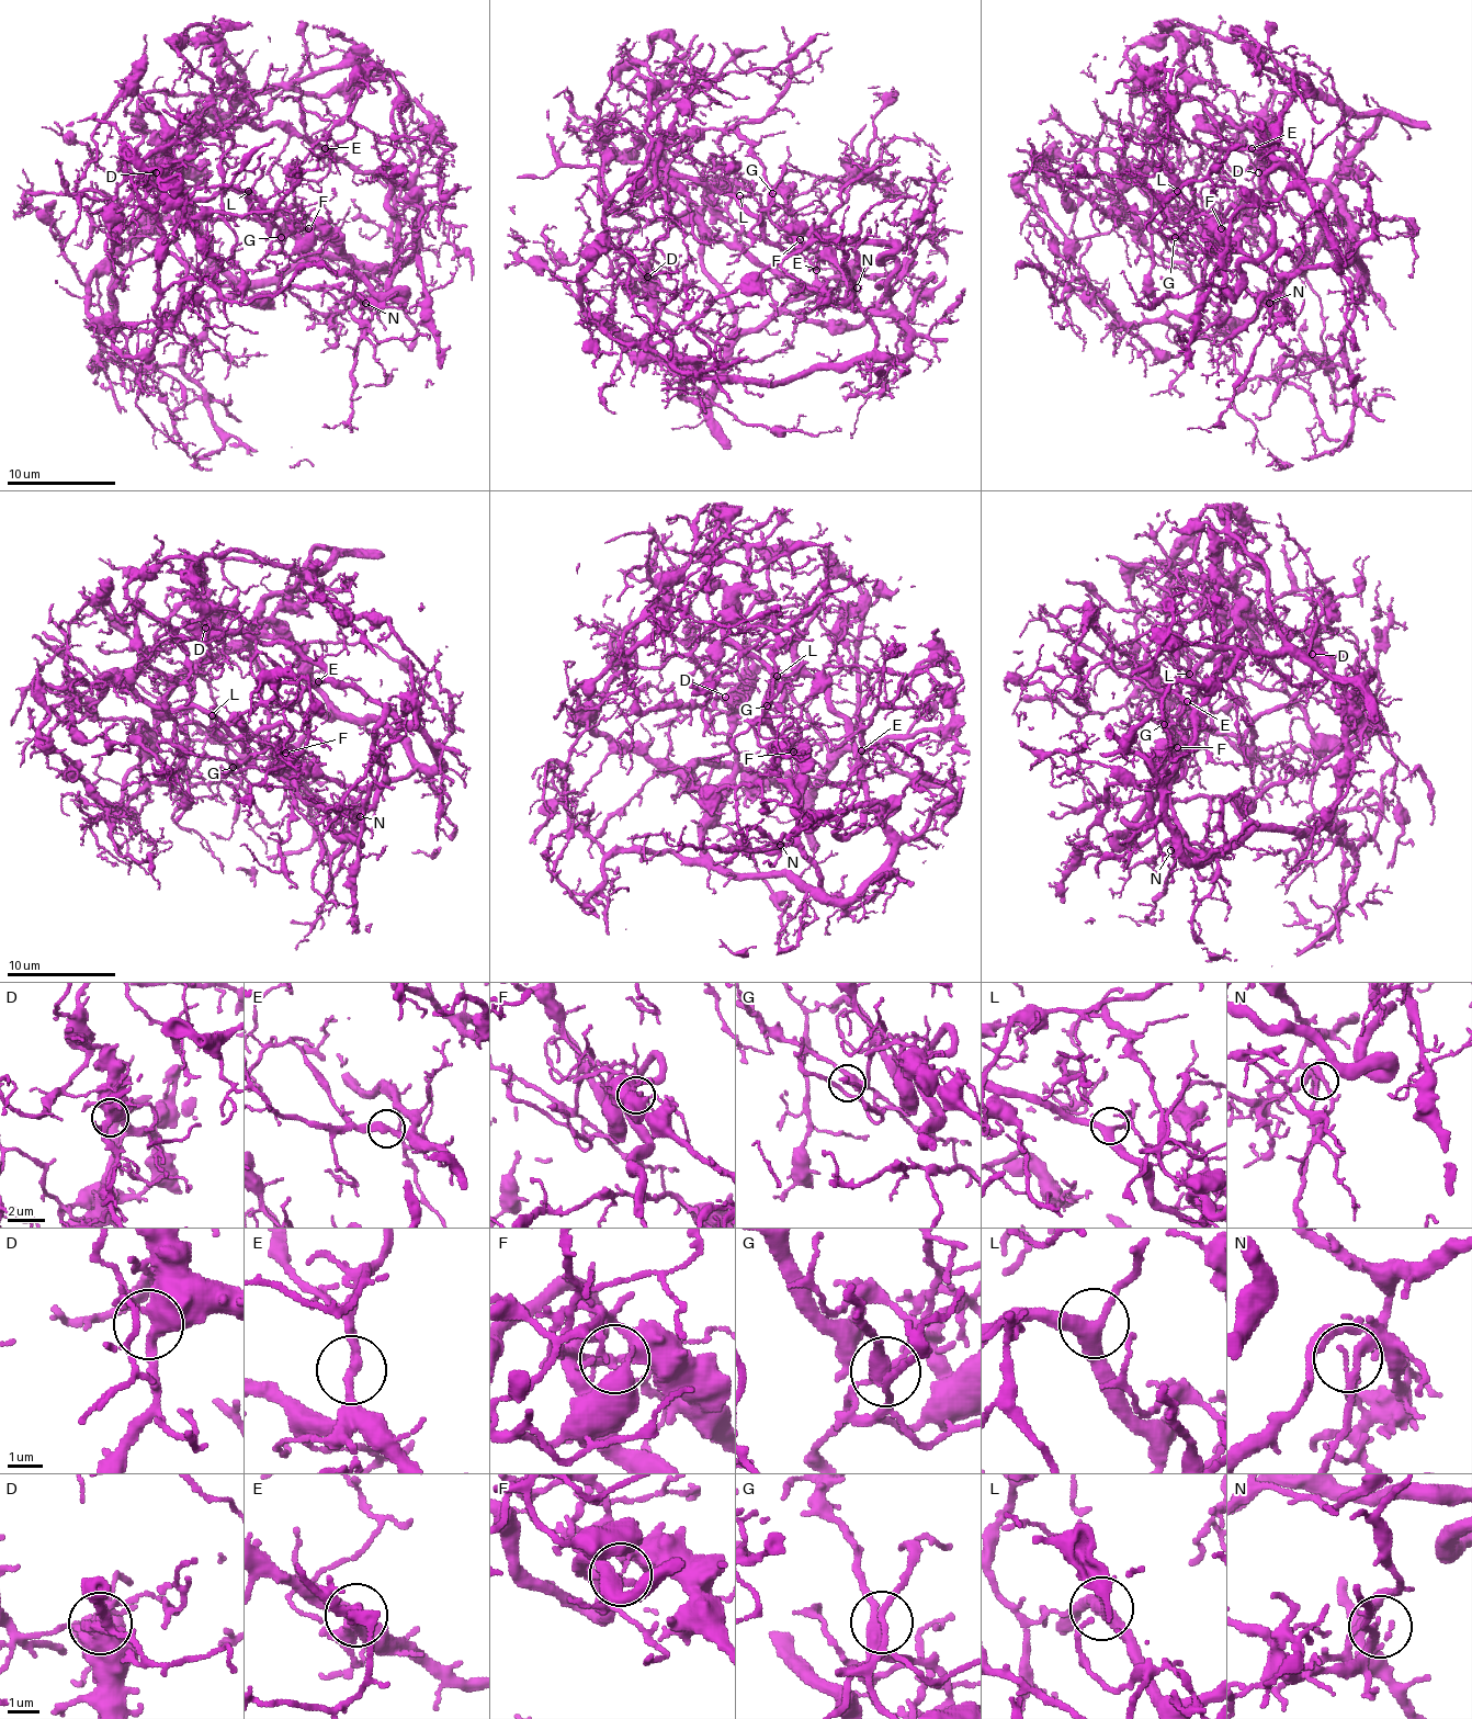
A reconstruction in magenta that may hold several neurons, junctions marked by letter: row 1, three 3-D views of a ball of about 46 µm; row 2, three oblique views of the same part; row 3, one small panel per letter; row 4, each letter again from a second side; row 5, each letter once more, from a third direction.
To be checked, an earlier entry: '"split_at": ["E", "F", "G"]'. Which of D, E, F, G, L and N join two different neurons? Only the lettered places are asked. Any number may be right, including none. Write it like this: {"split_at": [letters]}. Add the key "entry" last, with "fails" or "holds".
{"split_at": ["E", "F"], "entry": "fails"}

